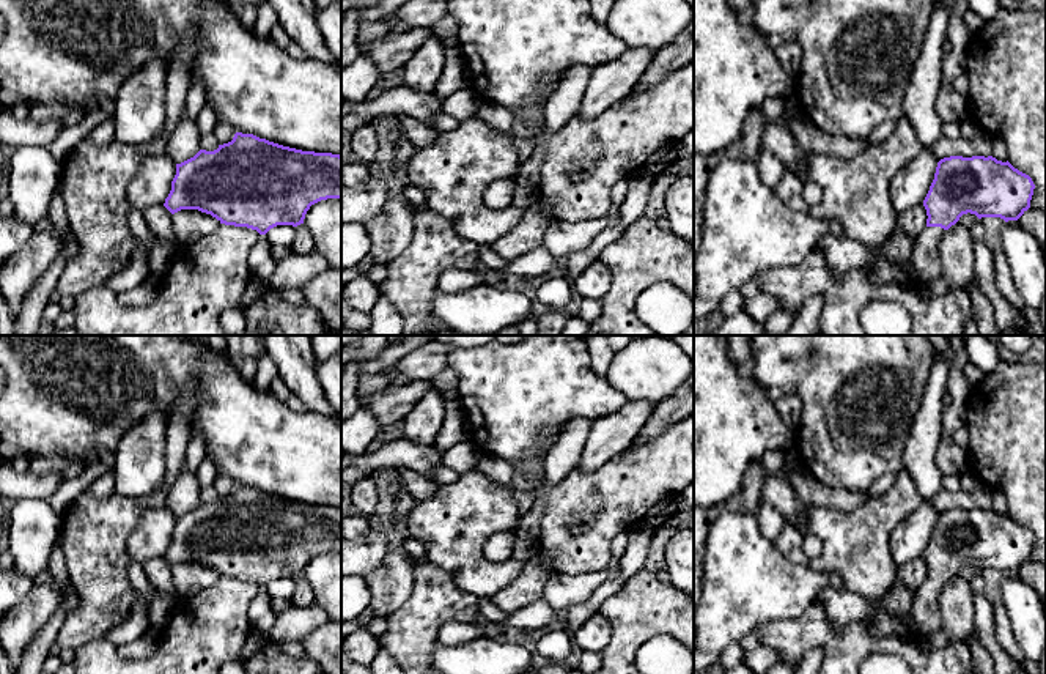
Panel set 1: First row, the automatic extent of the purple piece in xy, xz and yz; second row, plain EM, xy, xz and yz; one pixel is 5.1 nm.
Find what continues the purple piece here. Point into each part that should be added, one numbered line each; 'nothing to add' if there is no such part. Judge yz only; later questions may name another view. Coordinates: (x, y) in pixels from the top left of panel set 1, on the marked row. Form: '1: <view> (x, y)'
1: yz (925, 263)

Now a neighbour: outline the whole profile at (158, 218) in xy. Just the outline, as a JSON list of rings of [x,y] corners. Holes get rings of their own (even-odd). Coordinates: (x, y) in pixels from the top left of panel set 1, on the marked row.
[[[164,205],[146,208],[142,213],[154,235],[178,244],[171,224],[173,214]]]

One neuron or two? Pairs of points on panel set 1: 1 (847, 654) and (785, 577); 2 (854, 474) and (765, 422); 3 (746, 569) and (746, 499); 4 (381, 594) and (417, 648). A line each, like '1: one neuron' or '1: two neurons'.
1: two neurons
2: two neurons
3: two neurons
4: two neurons

